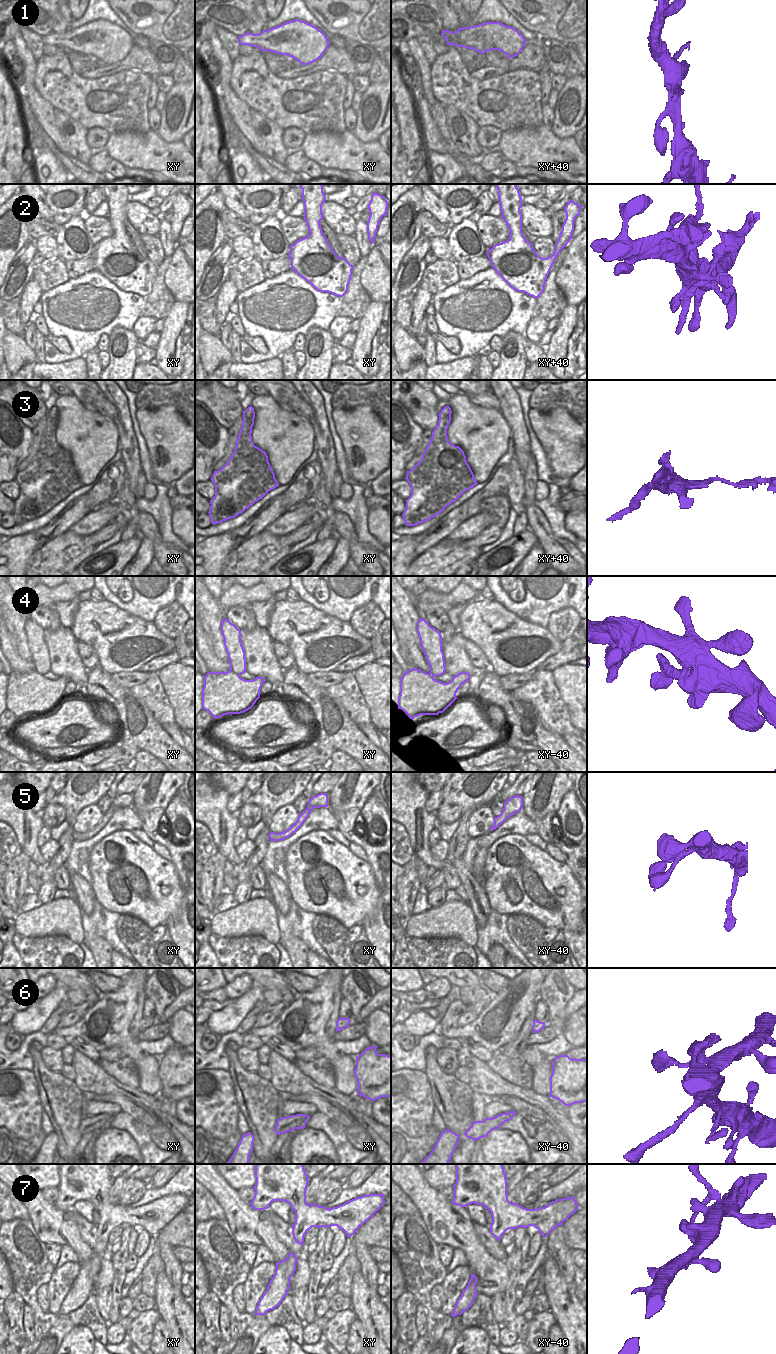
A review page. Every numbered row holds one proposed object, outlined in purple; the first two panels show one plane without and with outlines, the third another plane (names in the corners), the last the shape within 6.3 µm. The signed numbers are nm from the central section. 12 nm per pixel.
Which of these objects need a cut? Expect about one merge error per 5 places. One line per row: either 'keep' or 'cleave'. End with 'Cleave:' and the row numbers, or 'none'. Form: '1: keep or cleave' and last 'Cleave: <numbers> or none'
1: keep
2: keep
3: cleave
4: keep
5: keep
6: keep
7: keep
Cleave: 3

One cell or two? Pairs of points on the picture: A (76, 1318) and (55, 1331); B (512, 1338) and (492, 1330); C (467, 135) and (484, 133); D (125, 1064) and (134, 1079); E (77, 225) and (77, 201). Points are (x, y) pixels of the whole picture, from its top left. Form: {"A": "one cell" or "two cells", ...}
{"A": "two cells", "B": "two cells", "C": "two cells", "D": "one cell", "E": "two cells"}

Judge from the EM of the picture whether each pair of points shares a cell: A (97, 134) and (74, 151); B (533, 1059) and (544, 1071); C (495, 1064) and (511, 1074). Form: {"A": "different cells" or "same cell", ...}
{"A": "different cells", "B": "different cells", "C": "same cell"}

